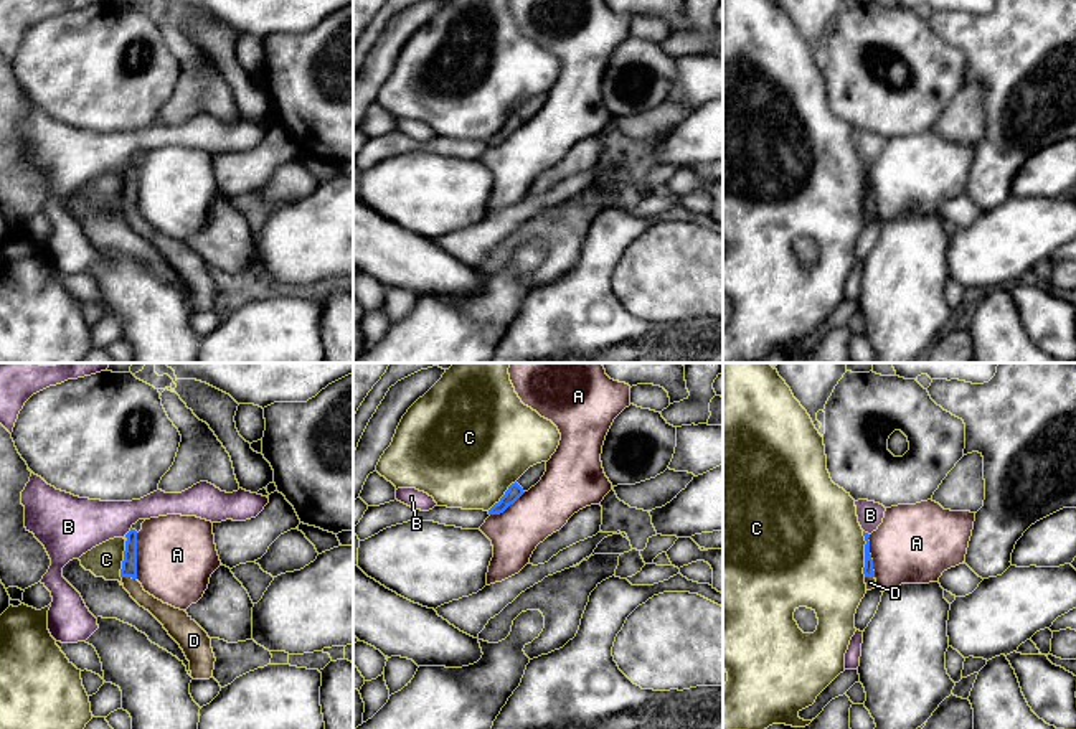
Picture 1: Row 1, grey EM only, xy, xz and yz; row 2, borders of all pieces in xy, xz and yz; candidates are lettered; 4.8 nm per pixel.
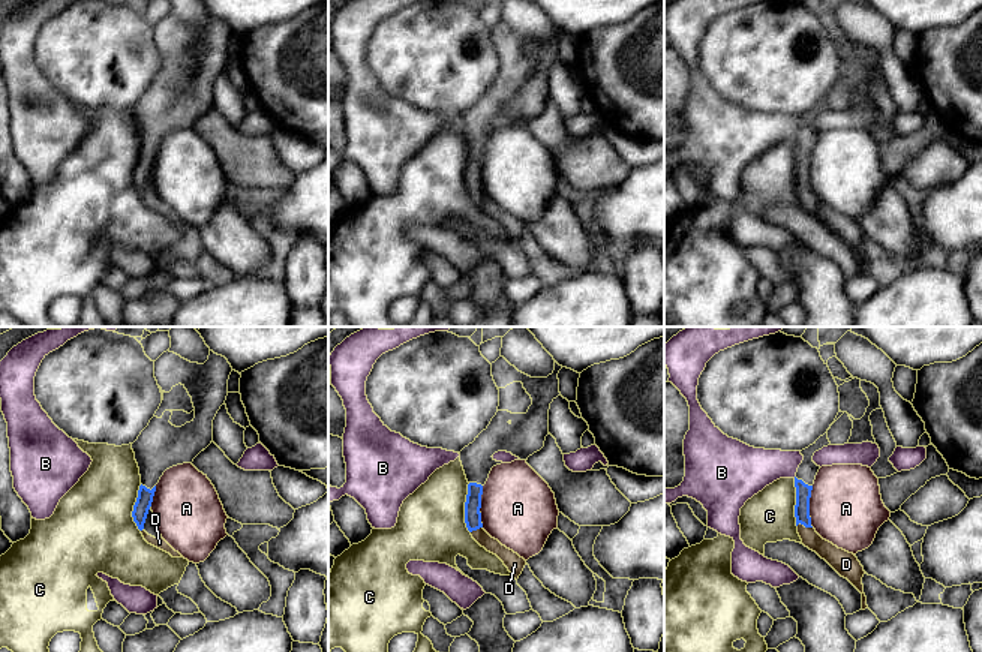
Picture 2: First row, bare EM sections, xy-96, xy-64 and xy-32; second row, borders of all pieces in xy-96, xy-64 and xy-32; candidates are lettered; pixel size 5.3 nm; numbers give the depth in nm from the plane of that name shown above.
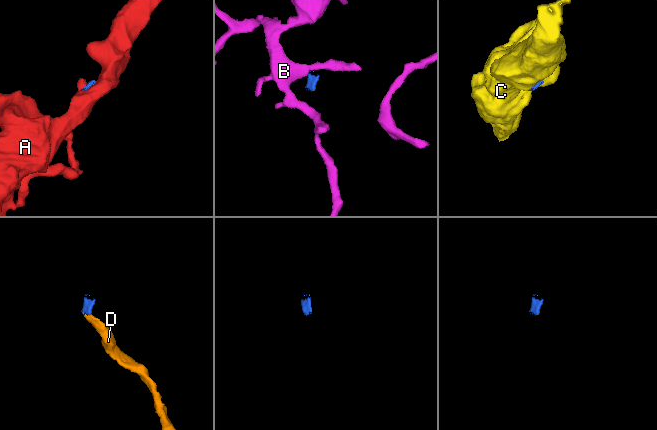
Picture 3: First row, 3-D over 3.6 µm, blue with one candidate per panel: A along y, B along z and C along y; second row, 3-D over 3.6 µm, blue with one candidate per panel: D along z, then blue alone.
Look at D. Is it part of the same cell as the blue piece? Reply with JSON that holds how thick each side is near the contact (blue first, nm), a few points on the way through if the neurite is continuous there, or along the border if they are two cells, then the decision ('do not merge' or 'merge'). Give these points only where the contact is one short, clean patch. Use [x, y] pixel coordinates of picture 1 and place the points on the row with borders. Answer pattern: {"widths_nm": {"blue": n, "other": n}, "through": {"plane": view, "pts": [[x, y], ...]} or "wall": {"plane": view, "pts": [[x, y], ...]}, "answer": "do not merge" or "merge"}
{"widths_nm": {"blue": 80, "other": 90}, "through": {"plane": "xy", "pts": [[129, 564], [129, 576], [131, 584], [164, 612]]}, "answer": "merge"}

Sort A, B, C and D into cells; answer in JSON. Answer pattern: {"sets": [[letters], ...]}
{"sets": [["A"], ["B"], ["C"], ["D"]]}

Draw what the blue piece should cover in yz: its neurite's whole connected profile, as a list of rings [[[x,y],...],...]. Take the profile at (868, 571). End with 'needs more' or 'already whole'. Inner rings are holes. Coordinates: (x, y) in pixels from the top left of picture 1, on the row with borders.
[[[863,531],[863,536],[865,536],[865,567],[863,567],[863,574],[865,574],[865,584],[866,584],[866,590],[871,590],[875,589],[876,586],[876,579],[875,579],[875,571],[873,571],[873,559],[871,559],[871,554],[870,554],[870,534]]]; needs more

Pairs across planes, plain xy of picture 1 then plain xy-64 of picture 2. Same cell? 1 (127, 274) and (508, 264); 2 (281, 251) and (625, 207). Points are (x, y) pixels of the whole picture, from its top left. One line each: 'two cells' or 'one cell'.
1: two cells
2: one cell

